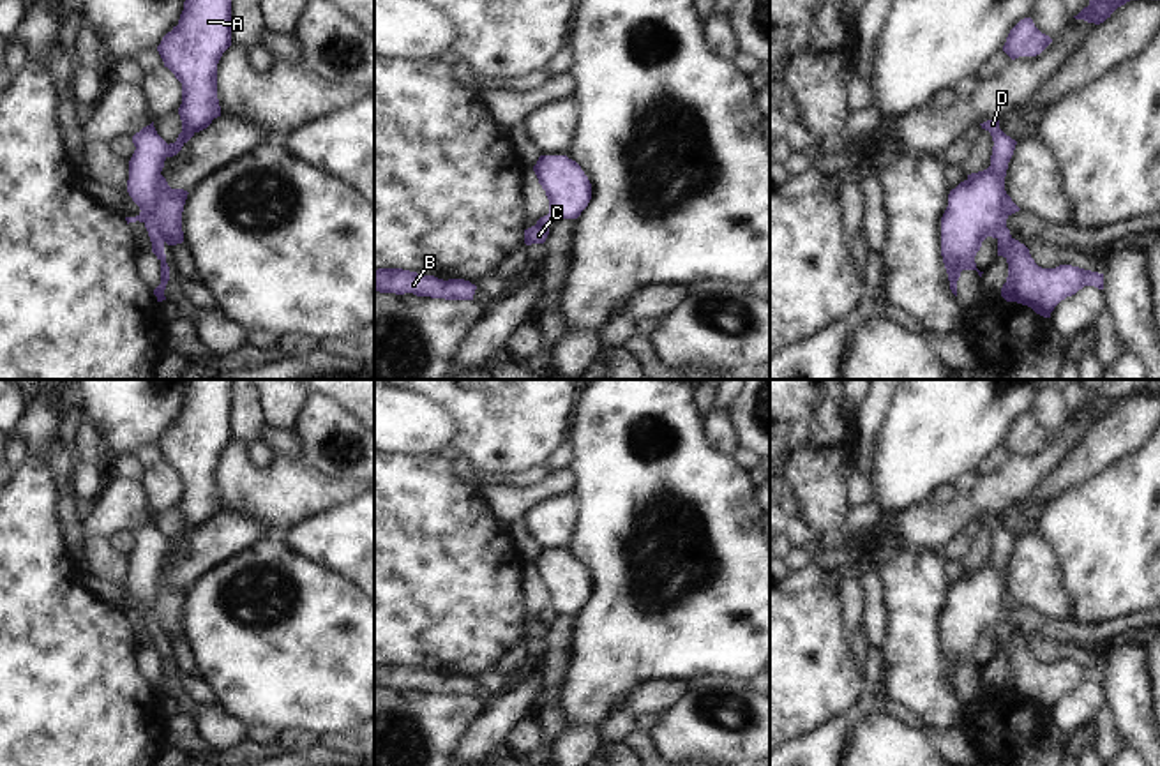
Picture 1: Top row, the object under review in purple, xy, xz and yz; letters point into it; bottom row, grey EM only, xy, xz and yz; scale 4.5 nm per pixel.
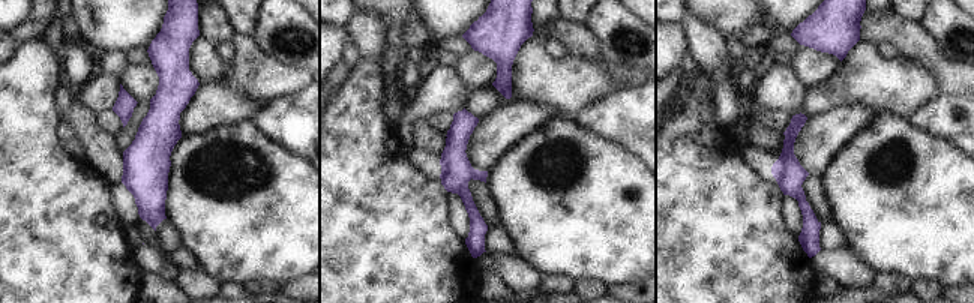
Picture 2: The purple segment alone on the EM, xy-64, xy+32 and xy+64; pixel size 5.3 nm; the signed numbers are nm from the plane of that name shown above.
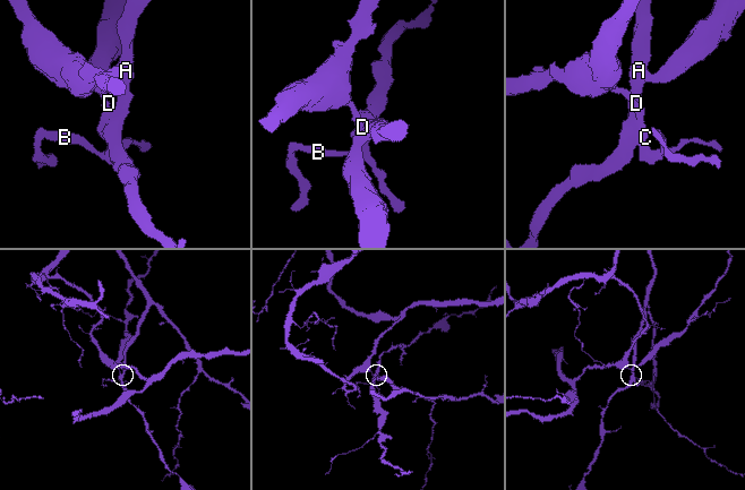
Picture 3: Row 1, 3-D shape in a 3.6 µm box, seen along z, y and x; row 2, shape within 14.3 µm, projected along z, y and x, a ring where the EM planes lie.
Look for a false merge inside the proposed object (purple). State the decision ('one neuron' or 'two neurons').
two neurons

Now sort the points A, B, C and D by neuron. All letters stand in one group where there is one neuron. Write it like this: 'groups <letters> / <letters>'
groups A / B C D

